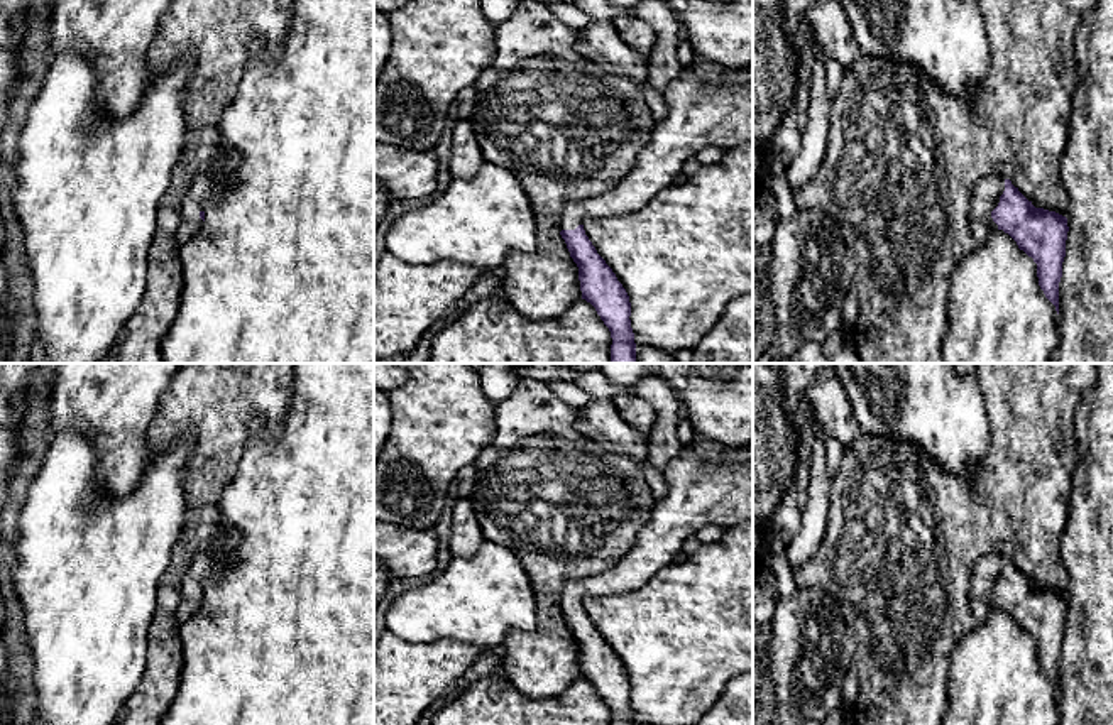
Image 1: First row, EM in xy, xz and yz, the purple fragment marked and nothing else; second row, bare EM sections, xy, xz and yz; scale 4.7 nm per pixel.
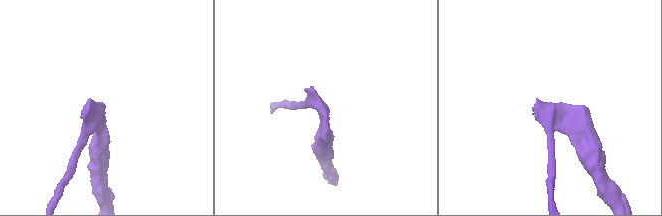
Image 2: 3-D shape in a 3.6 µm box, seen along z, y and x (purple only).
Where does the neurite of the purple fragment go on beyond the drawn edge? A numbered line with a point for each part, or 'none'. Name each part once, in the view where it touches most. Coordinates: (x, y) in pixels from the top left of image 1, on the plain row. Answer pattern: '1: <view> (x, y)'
1: yz (985, 577)

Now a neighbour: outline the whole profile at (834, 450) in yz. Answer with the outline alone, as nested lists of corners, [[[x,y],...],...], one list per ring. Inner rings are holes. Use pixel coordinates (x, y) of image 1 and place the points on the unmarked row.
[[[825,436],[824,443],[825,443],[825,472],[827,477],[832,478],[836,472],[841,468],[844,448],[832,436]]]

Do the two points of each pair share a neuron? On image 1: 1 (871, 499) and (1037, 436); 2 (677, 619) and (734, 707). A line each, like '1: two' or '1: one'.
1: one
2: two

